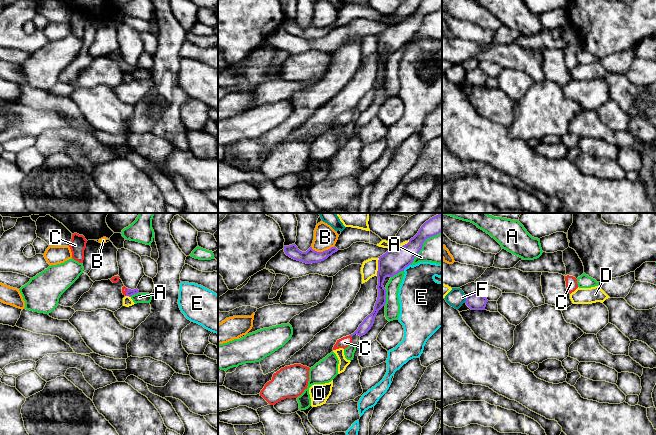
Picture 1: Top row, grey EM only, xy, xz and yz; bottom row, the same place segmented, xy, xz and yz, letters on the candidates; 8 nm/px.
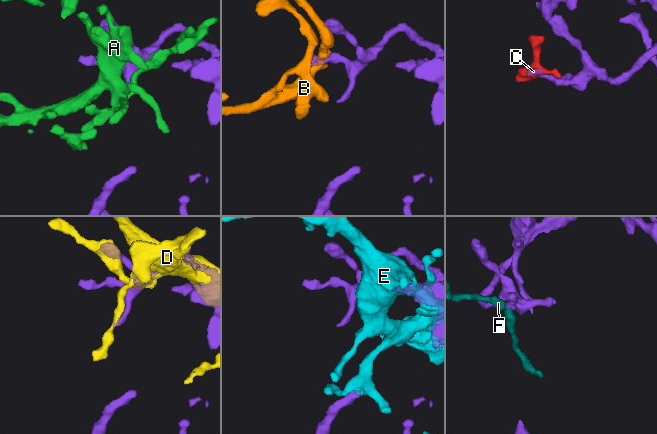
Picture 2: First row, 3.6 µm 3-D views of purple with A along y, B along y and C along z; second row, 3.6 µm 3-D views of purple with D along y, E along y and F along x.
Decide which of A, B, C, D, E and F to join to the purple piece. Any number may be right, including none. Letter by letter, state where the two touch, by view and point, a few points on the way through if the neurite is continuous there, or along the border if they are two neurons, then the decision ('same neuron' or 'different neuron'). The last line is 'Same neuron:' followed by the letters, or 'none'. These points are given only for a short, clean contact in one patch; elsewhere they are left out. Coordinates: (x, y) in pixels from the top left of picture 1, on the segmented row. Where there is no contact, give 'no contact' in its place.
A: xz (422, 244) | different neuron
B: xz (323, 251) | along xz (334, 245), (322, 251), (315, 251), (311, 248) | different neuron
C: xy (126, 292) | across xy (129, 292), (126, 292), (124, 289) | same neuron
D: xz (399, 247) | different neuron
E: xz (406, 266) | different neuron
F: yz (466, 299) | along yz (466, 296), (464, 302) | different neuron
Same neuron: C

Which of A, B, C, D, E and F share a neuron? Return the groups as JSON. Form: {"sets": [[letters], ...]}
{"sets": [["A"], ["B"], ["C"], ["D"], ["E"], ["F"]]}

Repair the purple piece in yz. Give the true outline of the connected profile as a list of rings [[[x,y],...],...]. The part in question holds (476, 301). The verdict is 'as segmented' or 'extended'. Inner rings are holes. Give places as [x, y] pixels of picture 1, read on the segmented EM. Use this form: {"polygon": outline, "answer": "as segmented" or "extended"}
{"polygon": [[[479,291],[466,296],[466,305],[471,310],[485,310],[488,300]]], "answer": "as segmented"}

